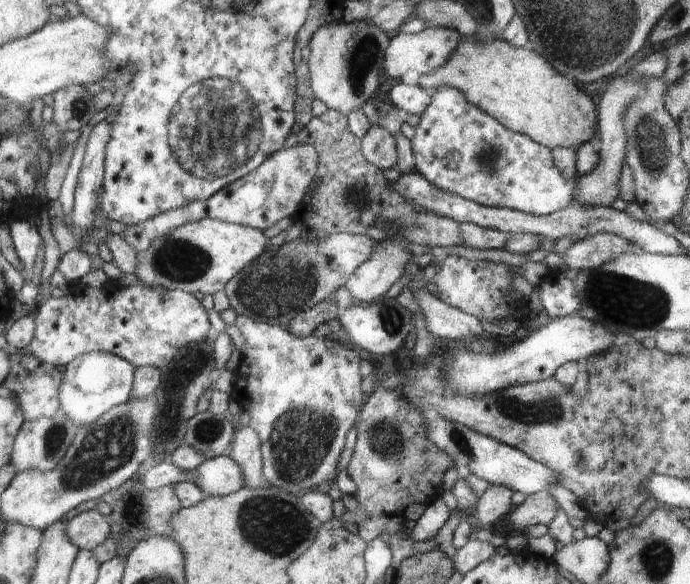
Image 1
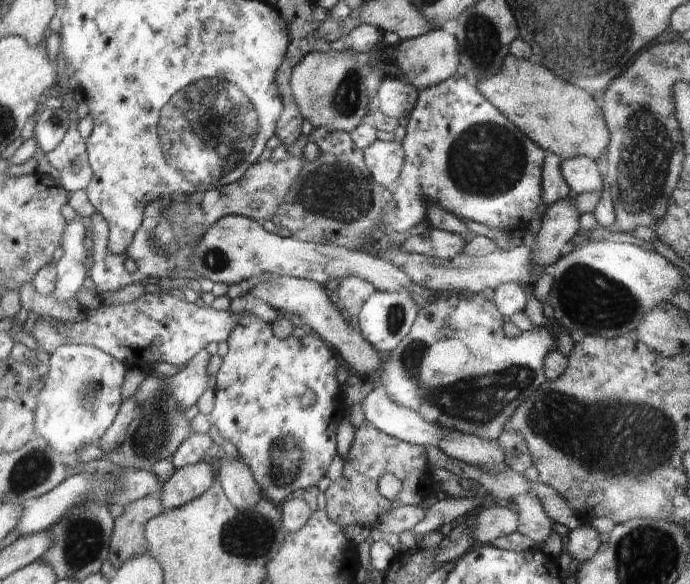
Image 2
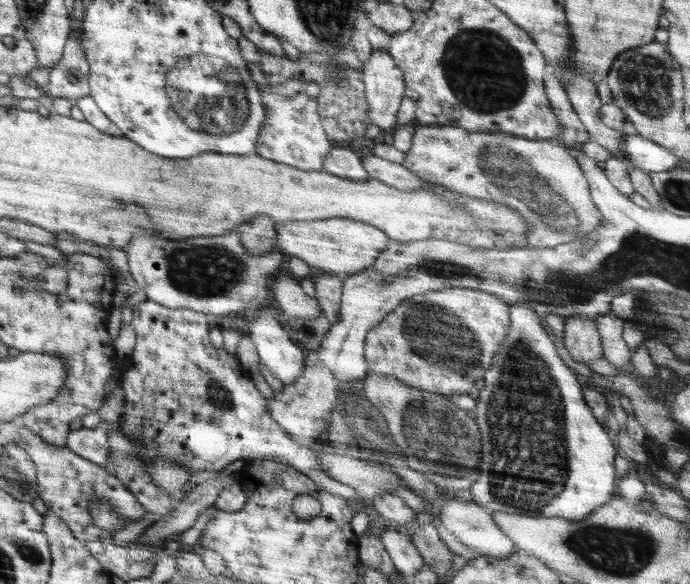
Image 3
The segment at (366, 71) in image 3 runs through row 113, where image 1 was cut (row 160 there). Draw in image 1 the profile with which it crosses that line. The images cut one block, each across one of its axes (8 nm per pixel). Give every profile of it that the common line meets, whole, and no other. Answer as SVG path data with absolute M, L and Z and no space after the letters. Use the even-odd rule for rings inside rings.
M374 124L361 140L362 152L368 162L381 171L395 167L398 158L397 144L390 132Z

